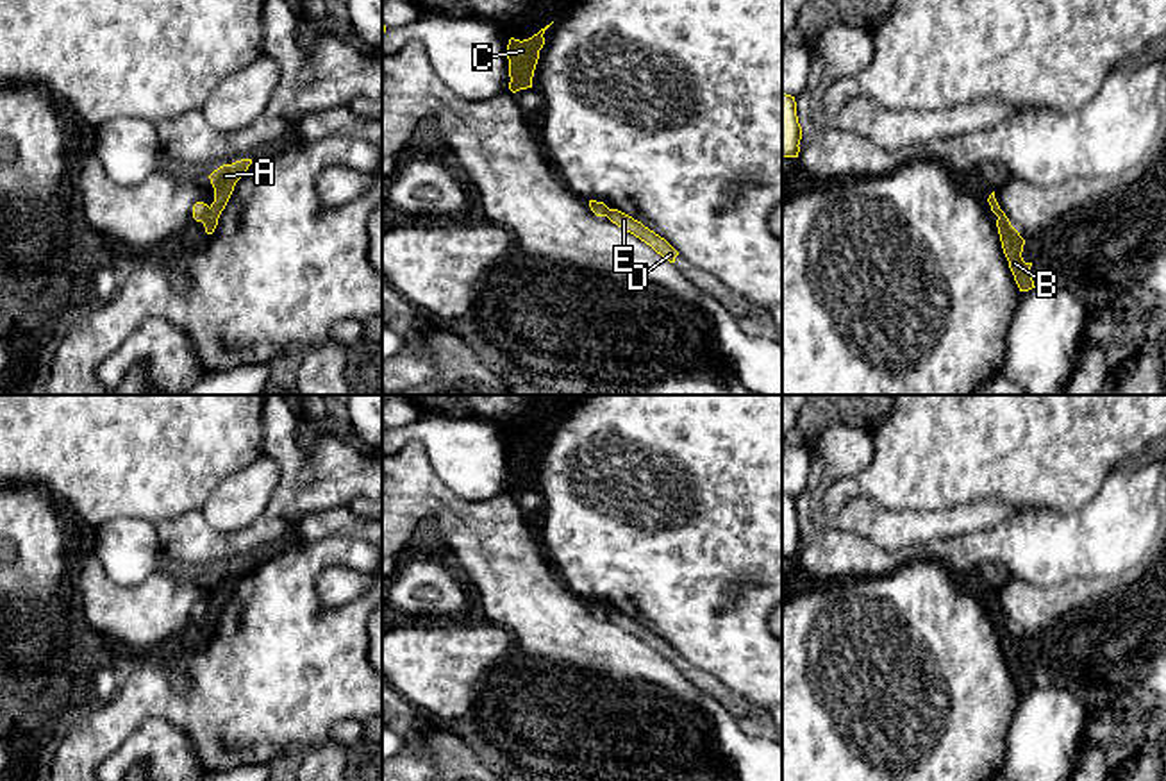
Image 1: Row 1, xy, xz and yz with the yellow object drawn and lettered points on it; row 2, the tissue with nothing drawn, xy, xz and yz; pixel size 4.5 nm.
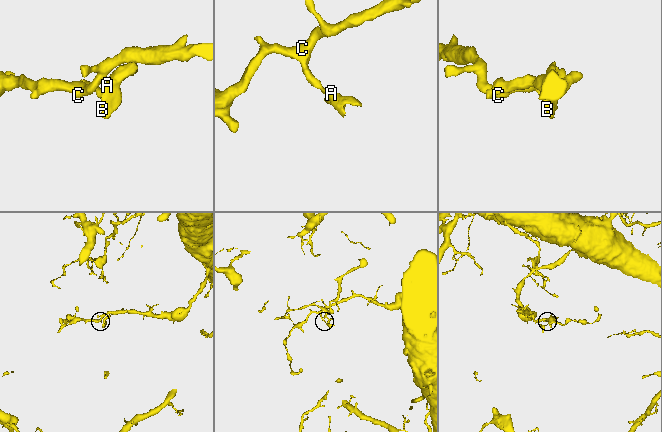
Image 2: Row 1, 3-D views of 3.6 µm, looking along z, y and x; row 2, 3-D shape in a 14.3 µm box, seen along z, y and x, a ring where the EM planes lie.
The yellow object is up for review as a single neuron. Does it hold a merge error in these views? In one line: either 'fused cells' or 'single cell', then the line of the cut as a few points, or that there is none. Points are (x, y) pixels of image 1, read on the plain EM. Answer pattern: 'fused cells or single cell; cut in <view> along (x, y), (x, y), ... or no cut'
fused cells; cut in xy along (209, 608), (202, 622)

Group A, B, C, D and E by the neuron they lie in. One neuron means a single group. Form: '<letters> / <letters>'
A B D E / C

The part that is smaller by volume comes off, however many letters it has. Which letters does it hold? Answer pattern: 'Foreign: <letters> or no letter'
Foreign: A, B, D, E

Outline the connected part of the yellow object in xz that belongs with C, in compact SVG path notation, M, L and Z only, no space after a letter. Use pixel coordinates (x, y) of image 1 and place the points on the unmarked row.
M546 425L537 434L523 441L514 438L509 440L507 445L509 477L511 477L509 490L512 493L532 488L532 477L539 459L539 450L545 445L543 434L548 427L550 425Z

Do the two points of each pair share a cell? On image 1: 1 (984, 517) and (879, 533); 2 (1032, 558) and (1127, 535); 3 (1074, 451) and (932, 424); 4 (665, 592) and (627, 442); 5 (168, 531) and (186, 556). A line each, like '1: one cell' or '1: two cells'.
1: one cell
2: one cell
3: one cell
4: one cell
5: one cell

